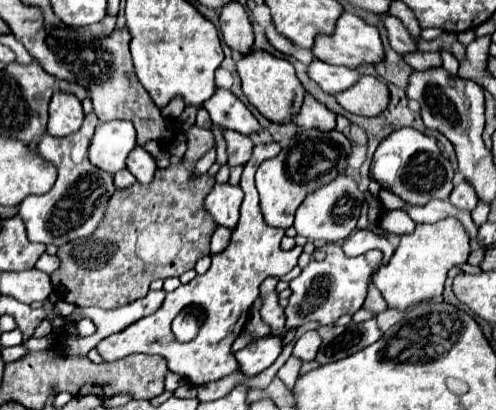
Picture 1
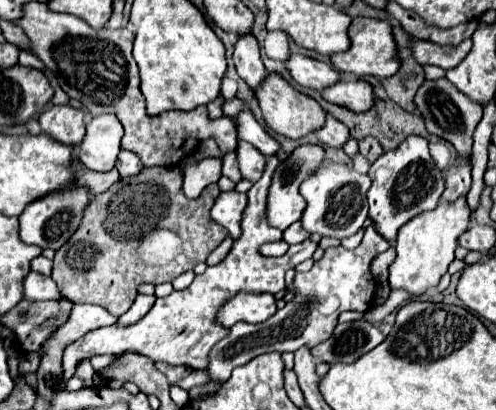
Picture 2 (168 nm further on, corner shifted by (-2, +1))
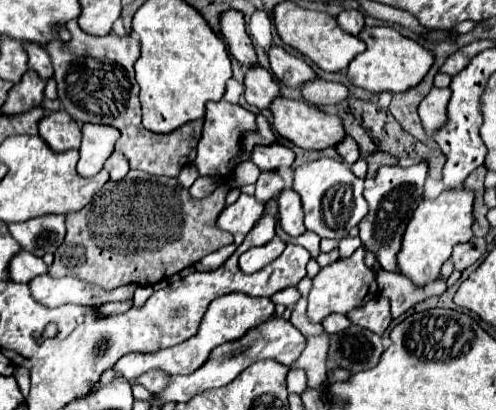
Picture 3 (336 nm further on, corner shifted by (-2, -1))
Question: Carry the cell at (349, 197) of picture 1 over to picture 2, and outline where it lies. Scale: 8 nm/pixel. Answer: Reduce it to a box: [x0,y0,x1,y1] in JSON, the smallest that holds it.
[300,165,372,239]

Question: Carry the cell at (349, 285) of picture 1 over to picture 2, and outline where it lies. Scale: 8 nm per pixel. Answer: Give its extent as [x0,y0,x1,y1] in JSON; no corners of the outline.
[208,225,392,381]

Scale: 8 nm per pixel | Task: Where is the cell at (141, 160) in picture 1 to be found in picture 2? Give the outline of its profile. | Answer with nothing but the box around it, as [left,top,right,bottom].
[116,151,142,177]

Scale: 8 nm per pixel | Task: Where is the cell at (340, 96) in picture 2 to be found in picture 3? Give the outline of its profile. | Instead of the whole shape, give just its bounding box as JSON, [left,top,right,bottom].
[302,79,348,105]

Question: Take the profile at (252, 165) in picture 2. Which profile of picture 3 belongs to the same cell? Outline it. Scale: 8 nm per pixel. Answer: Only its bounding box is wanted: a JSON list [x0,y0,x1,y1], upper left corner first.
[254,173,284,203]

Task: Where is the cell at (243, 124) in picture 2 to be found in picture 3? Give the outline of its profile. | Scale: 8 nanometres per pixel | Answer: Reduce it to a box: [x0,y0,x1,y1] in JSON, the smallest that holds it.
[252,143,294,171]

